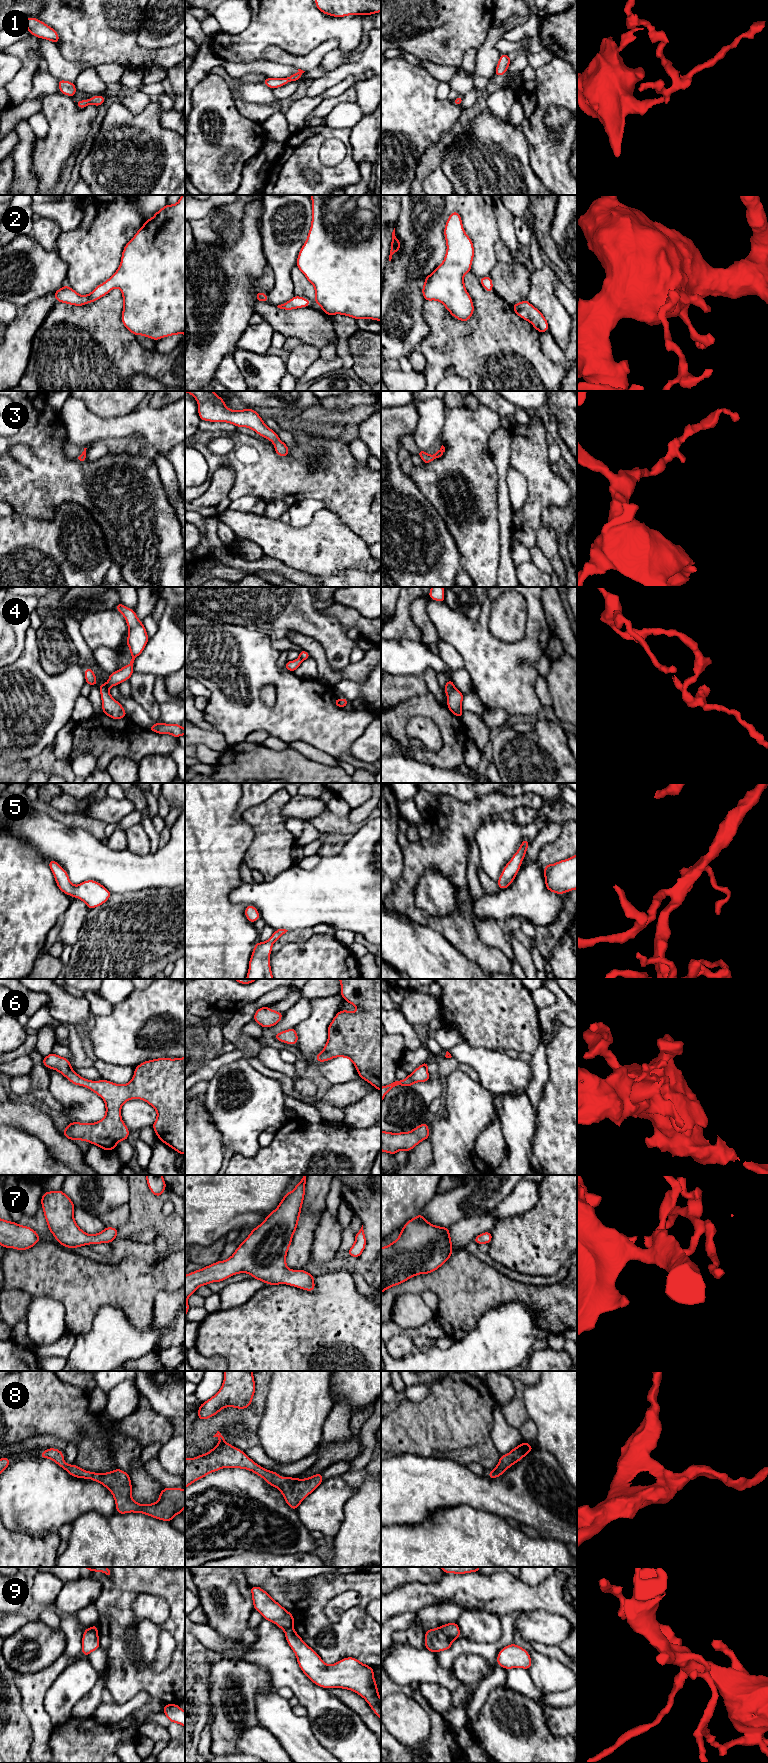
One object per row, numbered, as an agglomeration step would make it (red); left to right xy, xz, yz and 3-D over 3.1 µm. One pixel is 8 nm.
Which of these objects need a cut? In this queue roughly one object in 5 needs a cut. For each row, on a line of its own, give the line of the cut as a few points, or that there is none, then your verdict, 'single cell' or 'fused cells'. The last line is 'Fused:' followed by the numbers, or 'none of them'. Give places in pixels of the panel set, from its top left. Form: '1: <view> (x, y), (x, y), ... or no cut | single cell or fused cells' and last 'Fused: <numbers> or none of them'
1: no cut | single cell
2: no cut | single cell
3: no cut | single cell
4: yz (454, 686), (448, 695) | fused cells
5: no cut | single cell
6: no cut | single cell
7: no cut | single cell
8: no cut | single cell
9: yz (439, 1627), (451, 1641) | fused cells
Fused: 4, 9

